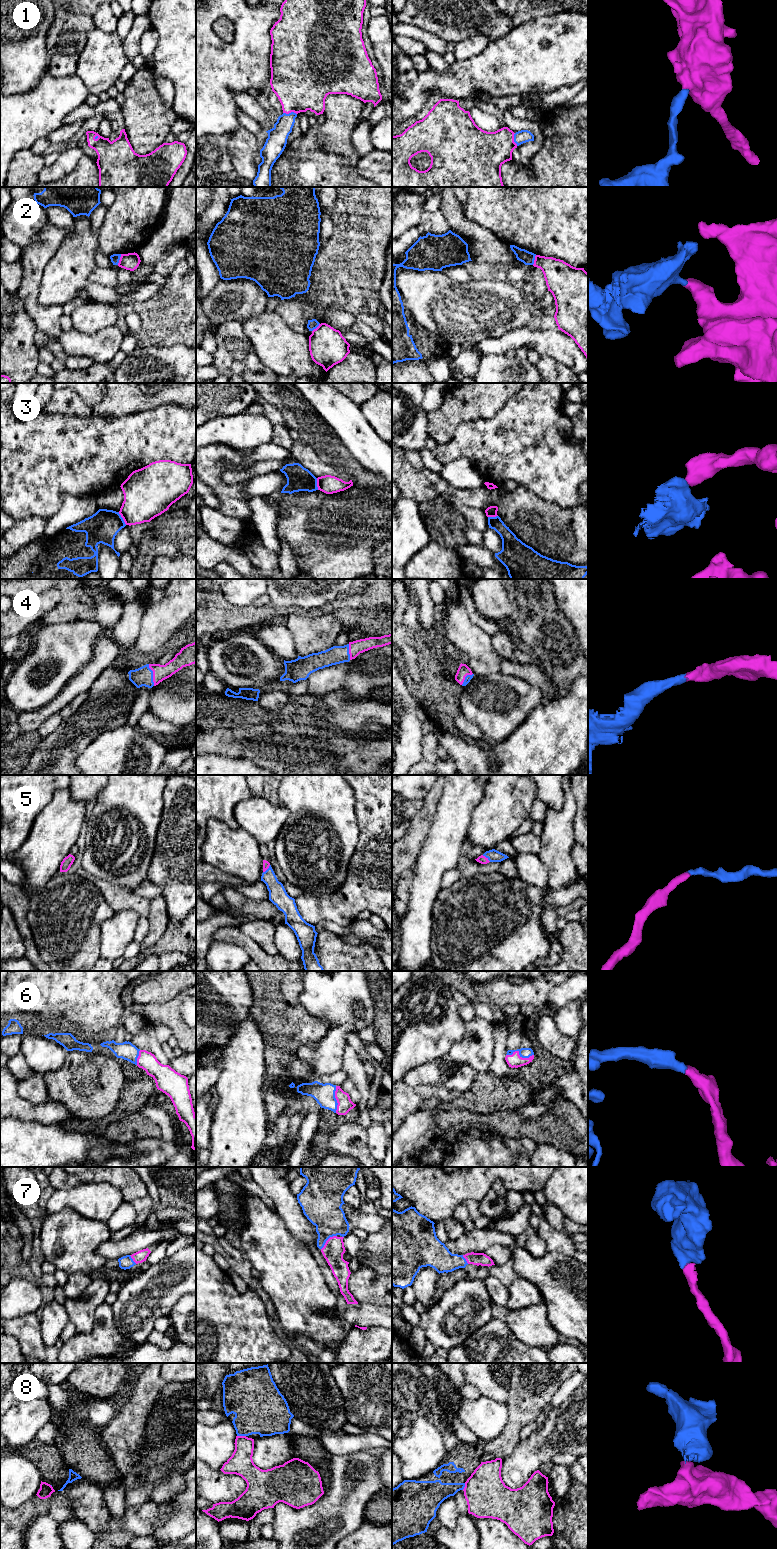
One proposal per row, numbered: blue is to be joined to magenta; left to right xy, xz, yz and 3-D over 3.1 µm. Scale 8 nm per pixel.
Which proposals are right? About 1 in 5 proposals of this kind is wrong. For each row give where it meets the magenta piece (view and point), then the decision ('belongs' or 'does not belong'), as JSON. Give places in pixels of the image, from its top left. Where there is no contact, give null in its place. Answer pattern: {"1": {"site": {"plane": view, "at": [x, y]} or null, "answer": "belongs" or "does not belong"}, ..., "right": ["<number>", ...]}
{"1": {"site": {"plane": "xz", "at": [290, 112]}, "answer": "belongs"}, "2": {"site": {"plane": "xy", "at": [120, 259]}, "answer": "does not belong"}, "3": {"site": {"plane": "xy", "at": [122, 517]}, "answer": "does not belong"}, "4": {"site": {"plane": "xy", "at": [153, 675]}, "answer": "belongs"}, "5": {"site": {"plane": "yz", "at": [485, 857]}, "answer": "belongs"}, "6": {"site": {"plane": "yz", "at": [518, 1054]}, "answer": "belongs"}, "7": {"site": {"plane": "xz", "at": [327, 1240]}, "answer": "belongs"}, "8": {"site": {"plane": "xz", "at": [241, 1436]}, "answer": "does not belong"}, "right": ["1", "4", "5", "6", "7"]}

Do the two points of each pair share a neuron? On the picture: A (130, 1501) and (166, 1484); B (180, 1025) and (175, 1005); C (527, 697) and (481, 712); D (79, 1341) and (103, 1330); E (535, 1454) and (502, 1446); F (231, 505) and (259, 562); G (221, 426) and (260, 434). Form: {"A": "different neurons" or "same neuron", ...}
{"A": "same neuron", "B": "same neuron", "C": "same neuron", "D": "same neuron", "E": "different neurons", "F": "different neurons", "G": "same neuron"}

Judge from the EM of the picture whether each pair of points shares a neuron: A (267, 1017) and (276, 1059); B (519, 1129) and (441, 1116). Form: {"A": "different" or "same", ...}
{"A": "same", "B": "same"}

